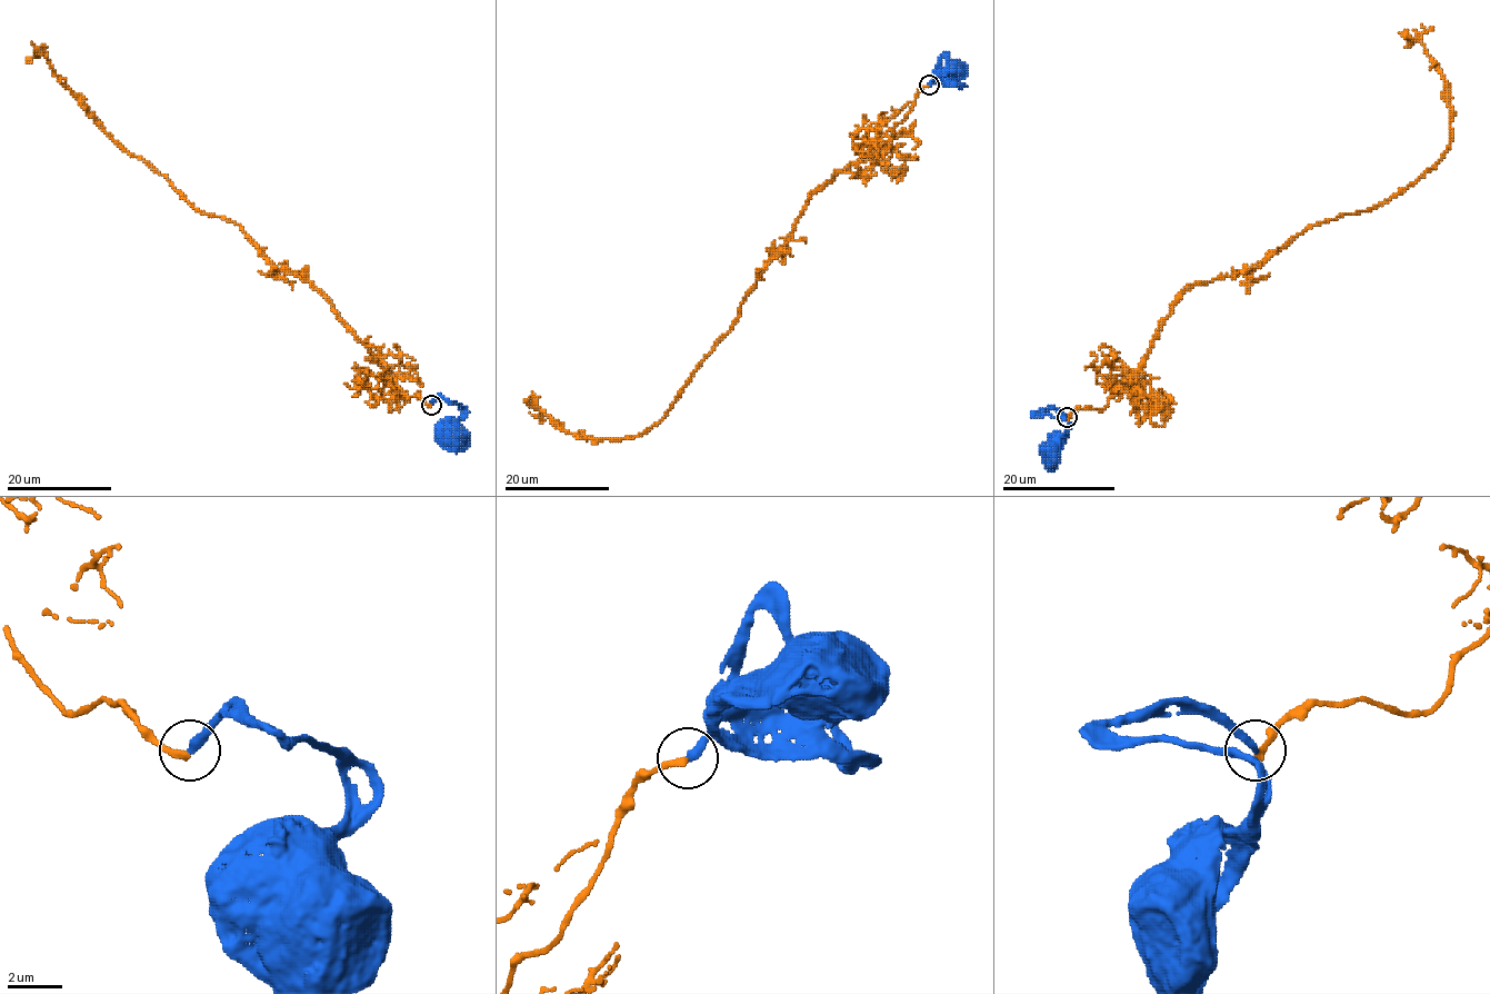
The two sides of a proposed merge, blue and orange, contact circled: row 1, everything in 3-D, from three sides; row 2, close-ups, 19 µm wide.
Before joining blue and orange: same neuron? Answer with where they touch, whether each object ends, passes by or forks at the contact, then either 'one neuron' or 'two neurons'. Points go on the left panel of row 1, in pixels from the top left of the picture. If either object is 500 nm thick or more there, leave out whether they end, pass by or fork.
at (431, 405); blue ends there; orange ends there; two neurons

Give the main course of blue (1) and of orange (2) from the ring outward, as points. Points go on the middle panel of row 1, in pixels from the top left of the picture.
1: (929, 86), (937, 65), (944, 57), (959, 87), (956, 78), (962, 69), (956, 70)
2: (929, 86), (880, 149), (806, 201), (733, 327), (656, 424), (639, 435), (592, 440), (561, 429), (523, 399)

